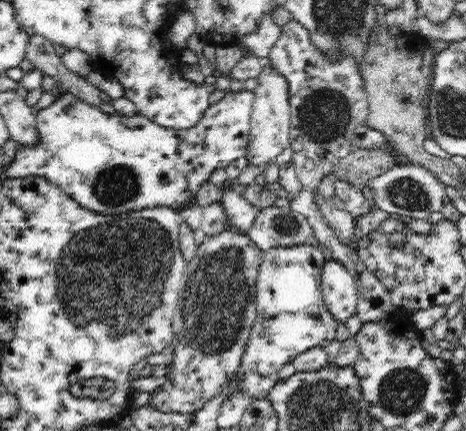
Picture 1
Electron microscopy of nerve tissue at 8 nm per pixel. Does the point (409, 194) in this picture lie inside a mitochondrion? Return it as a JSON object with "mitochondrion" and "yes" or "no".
{"mitochondrion":"yes"}

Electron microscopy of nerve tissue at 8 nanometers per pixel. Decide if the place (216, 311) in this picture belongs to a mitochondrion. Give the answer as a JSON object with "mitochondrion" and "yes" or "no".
{"mitochondrion":"yes"}

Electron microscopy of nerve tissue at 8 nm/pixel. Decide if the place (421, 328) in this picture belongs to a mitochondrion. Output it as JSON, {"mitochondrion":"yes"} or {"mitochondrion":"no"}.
{"mitochondrion":"no"}

